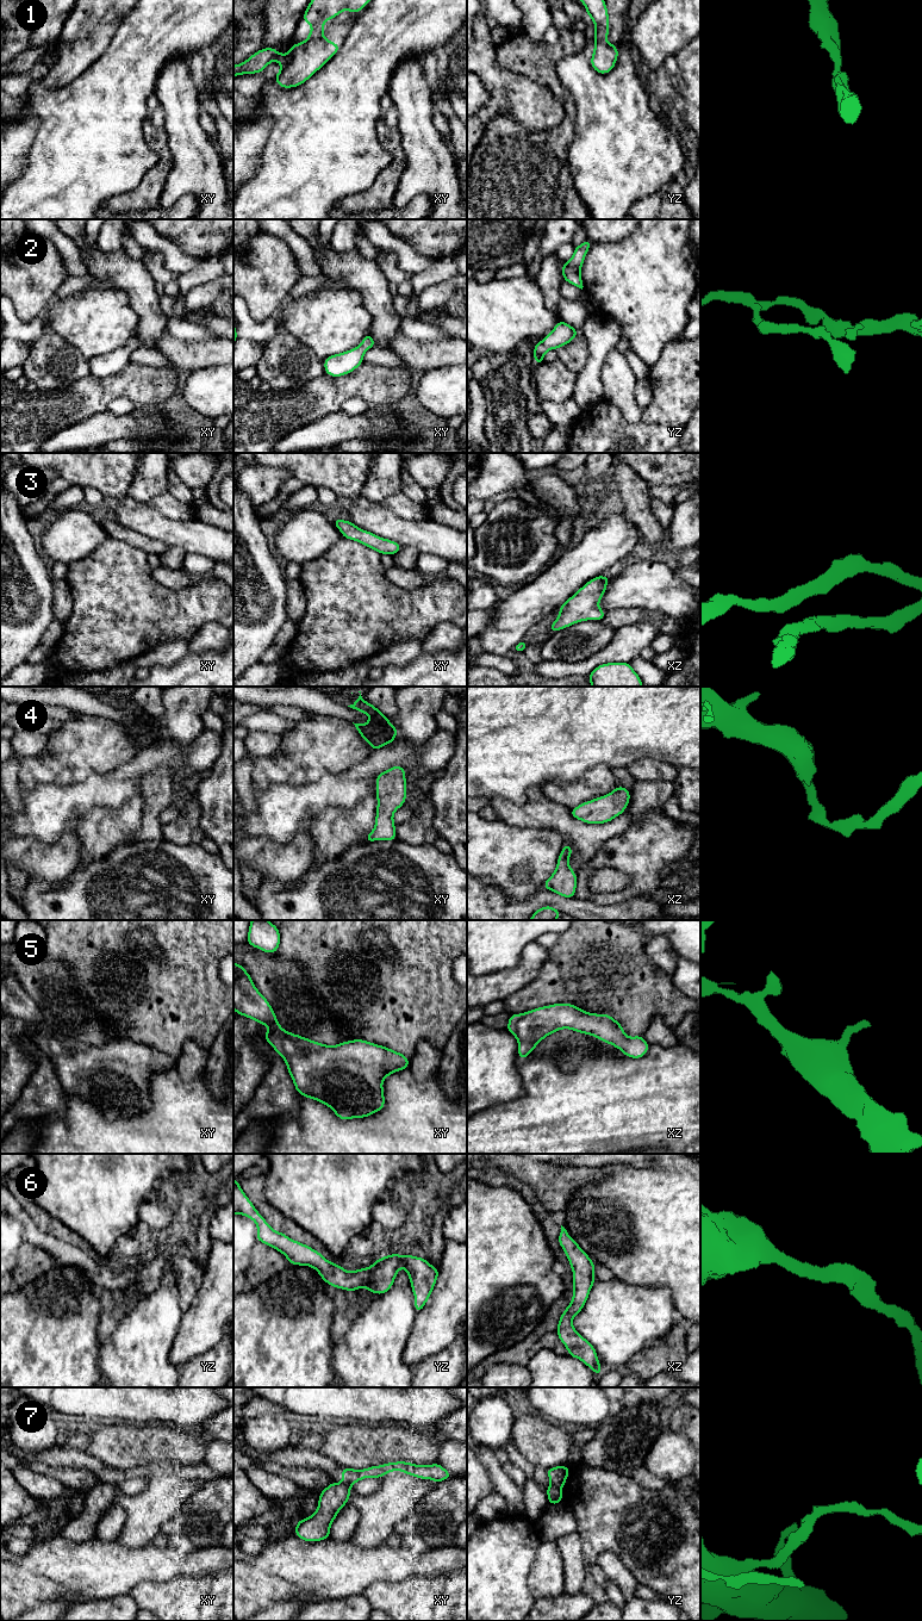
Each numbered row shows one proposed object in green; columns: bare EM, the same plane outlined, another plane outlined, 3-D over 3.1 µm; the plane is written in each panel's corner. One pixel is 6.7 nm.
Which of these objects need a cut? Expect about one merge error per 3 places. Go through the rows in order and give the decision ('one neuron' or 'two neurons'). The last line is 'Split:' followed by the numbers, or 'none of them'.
1: one neuron
2: one neuron
3: one neuron
4: one neuron
5: one neuron
6: one neuron
7: two neurons
Split: 7

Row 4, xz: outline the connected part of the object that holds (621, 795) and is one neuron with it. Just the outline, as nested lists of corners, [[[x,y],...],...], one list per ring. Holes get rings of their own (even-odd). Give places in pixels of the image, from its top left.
[[[616,787],[610,794],[571,809],[571,814],[586,824],[605,824],[621,815],[628,807],[629,800],[630,791],[625,787]]]

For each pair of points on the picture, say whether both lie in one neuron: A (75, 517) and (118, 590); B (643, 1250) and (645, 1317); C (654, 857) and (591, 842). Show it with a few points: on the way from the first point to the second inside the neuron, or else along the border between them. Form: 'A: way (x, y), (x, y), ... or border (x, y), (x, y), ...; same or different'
A: border (110, 538), (89, 554), (70, 564); different
B: border (617, 1279), (631, 1285), (666, 1286), (672, 1293); different
C: border (627, 828), (622, 833), (611, 837), (584, 864); different

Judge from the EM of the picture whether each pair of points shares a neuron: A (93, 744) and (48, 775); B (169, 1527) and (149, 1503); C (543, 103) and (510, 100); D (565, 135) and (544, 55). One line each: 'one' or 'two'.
A: one
B: two
C: one
D: one

